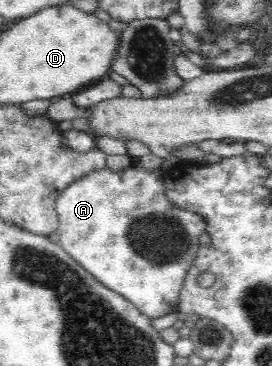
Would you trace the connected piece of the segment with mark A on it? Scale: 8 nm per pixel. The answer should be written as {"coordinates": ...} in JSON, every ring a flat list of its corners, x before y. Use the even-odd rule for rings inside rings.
{"coordinates":[[133,165,120,173,110,171,108,168,98,169,75,180,74,184,68,186,55,202,55,209,57,210,57,217,59,218,59,225,56,230,59,234,59,239,57,240,58,244,100,284,117,292,120,296,128,300,128,302,132,302,144,316,148,316,148,318,151,319,162,318,162,316,166,316,166,314,170,314,170,312,177,312,180,293,183,289,188,269,192,266,192,263,195,262,197,252,202,246,200,244,200,236,207,233,207,220,201,214,192,212,191,210,182,210,166,199,160,174,160,169,149,171,137,165]]}

